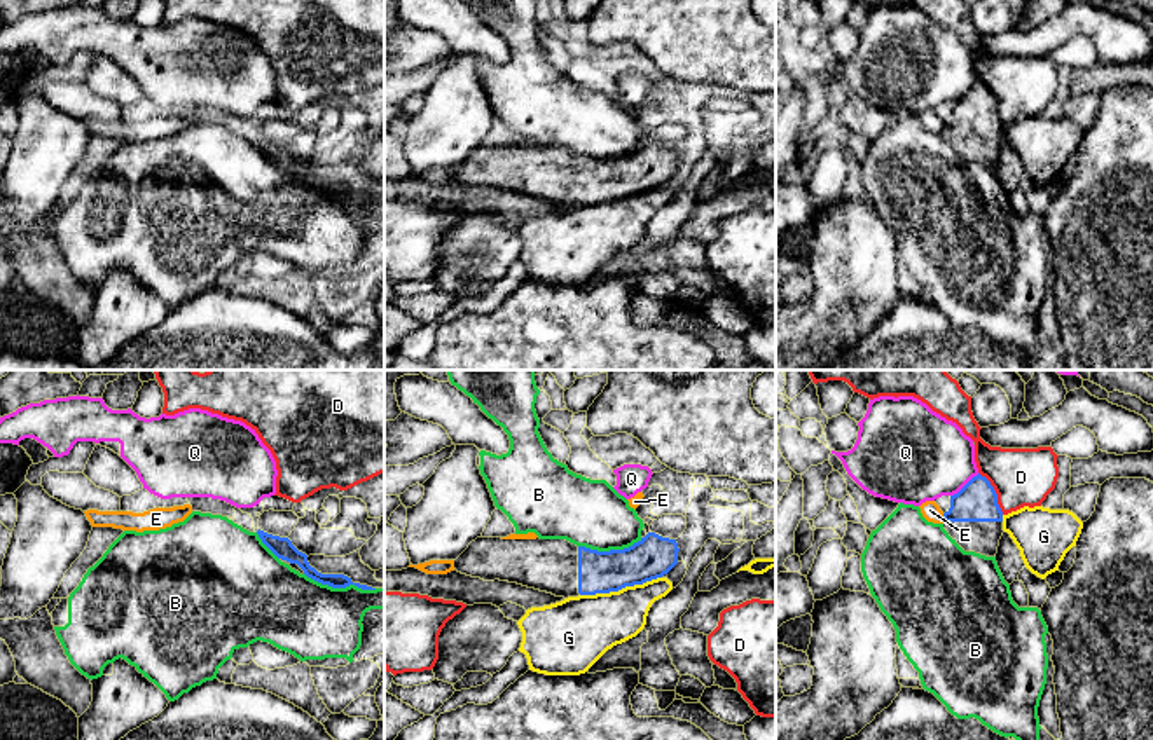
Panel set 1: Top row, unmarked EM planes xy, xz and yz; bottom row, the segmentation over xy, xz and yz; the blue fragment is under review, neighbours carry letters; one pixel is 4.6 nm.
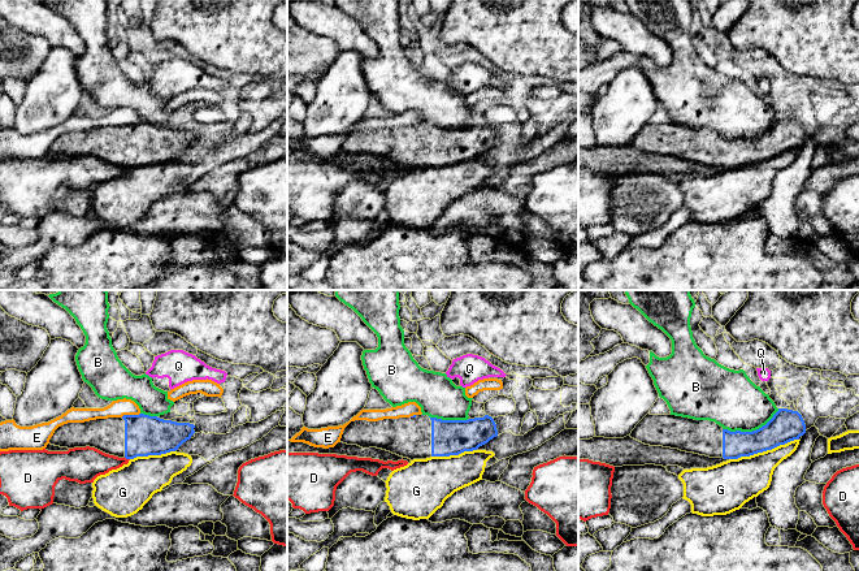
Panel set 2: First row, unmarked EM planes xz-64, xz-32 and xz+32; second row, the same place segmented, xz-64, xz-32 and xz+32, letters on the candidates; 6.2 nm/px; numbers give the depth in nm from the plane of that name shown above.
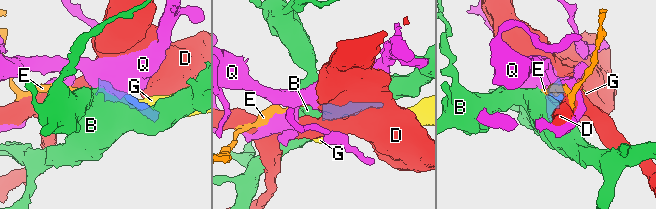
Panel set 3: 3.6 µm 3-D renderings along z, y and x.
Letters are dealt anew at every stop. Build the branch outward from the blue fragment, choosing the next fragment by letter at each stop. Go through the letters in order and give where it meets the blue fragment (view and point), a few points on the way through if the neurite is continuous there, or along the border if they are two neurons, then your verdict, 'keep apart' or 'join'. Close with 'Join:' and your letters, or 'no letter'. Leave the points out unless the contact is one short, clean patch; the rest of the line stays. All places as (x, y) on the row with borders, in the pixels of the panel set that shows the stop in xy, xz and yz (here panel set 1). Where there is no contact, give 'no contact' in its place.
B: xy (341, 587) | keep apart
D: yz (994, 493) | along yz (979, 472), (993, 487), (1003, 513) | keep apart
E: yz (944, 517) | along yz (942, 513), (944, 520) | keep apart
G: xz (621, 589) | keep apart
Q: yz (966, 484) | along yz (979, 473), (951, 496) | keep apart
Join: no letter

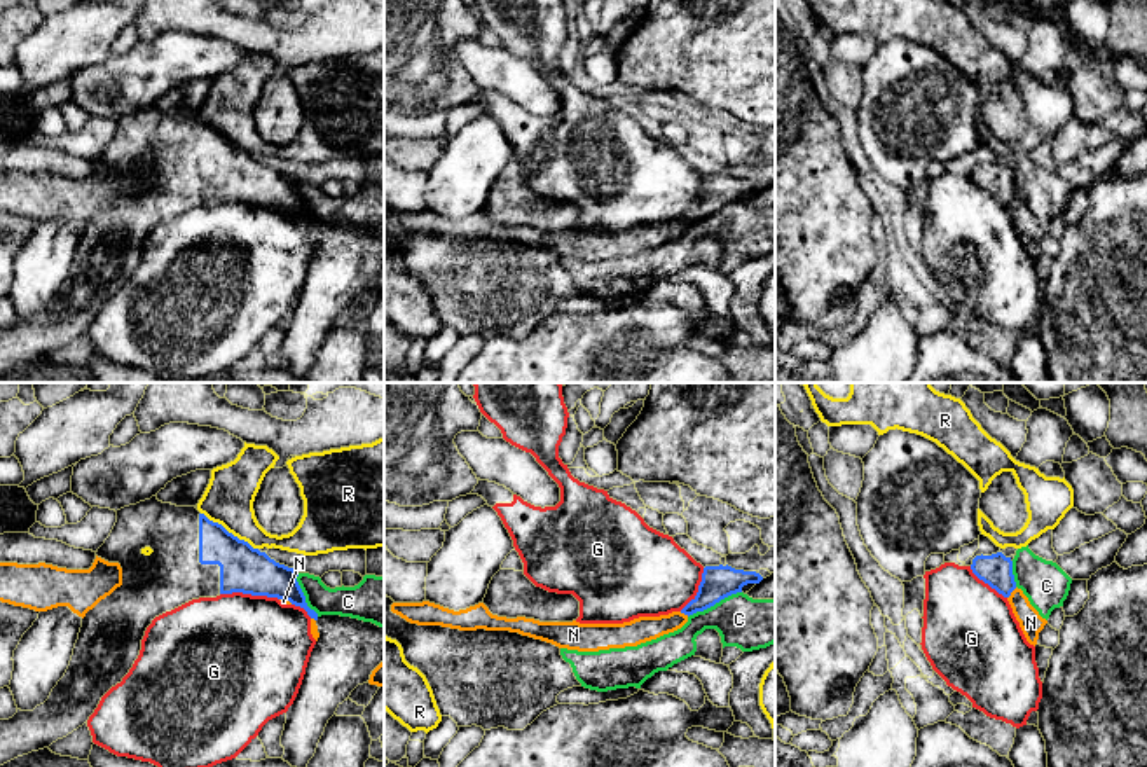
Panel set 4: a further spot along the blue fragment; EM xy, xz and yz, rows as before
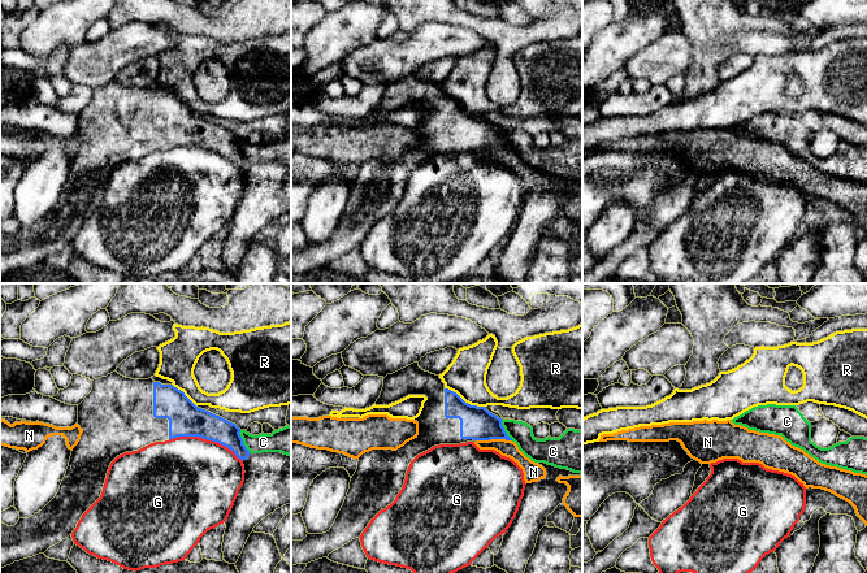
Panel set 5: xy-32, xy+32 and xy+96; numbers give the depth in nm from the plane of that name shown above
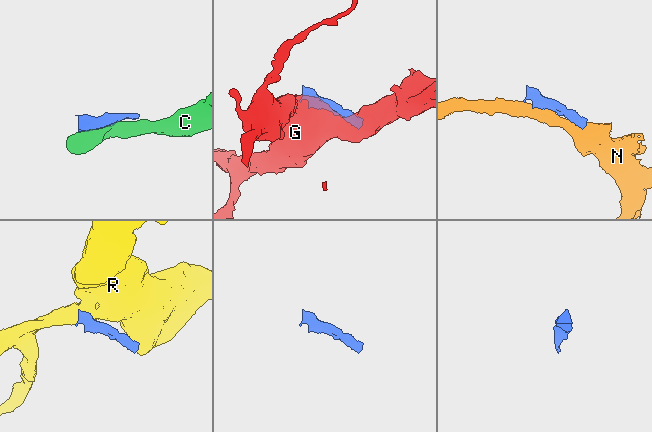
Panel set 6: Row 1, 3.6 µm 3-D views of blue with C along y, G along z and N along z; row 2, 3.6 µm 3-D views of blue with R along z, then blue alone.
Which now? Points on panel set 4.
C: xz (714, 603) | keep apart
G: xy (250, 593) | keep apart
N: yz (1011, 591) | along yz (1016, 587), (1008, 598) | keep apart
R: xy (227, 532) | along xy (201, 512), (257, 549) | keep apart
Join: no letter

